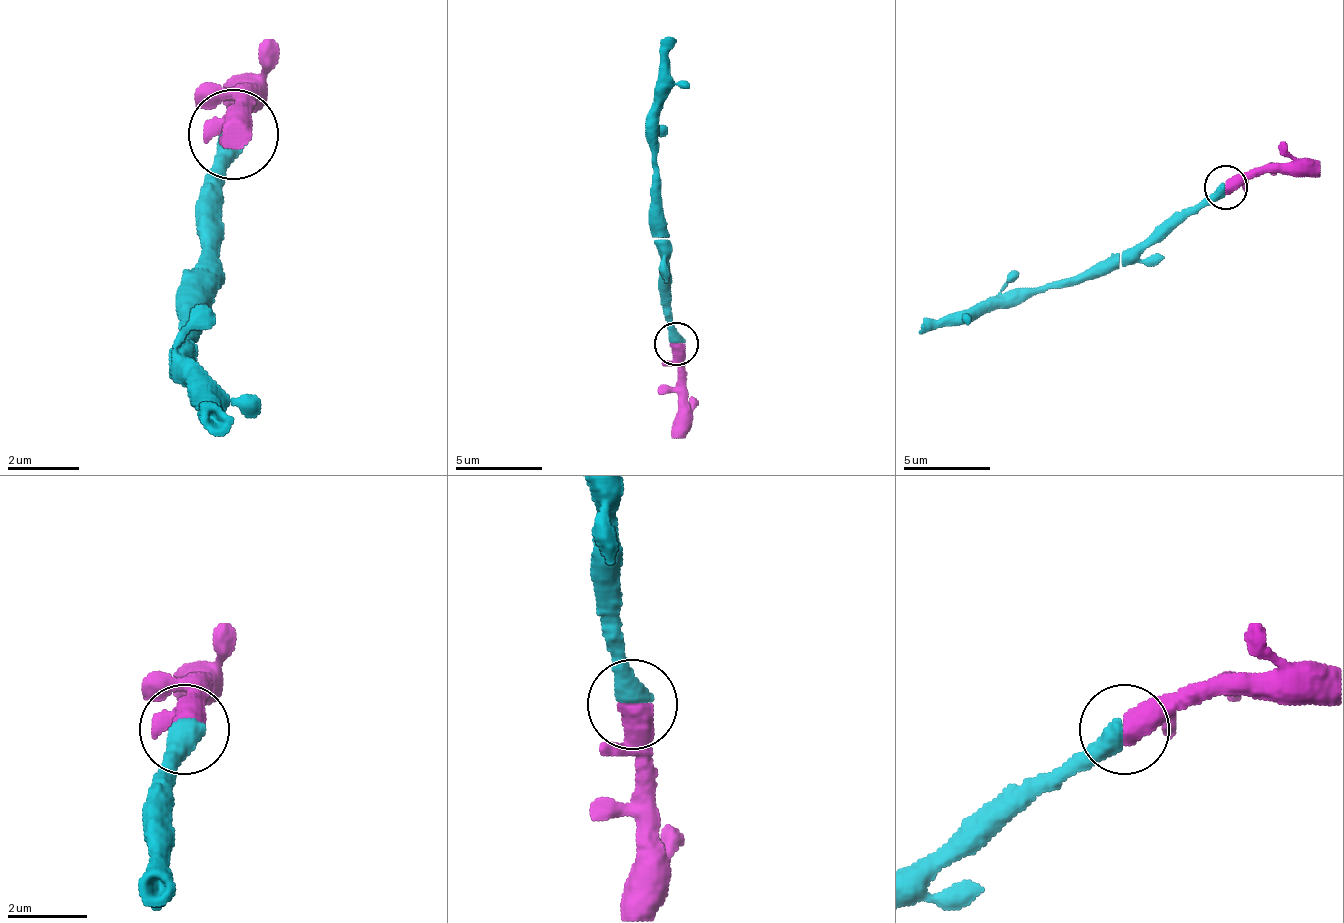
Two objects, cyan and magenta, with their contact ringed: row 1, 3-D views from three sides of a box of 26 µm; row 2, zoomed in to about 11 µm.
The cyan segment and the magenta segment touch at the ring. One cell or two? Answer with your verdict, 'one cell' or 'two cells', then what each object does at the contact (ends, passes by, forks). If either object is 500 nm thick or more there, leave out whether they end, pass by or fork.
one cell

